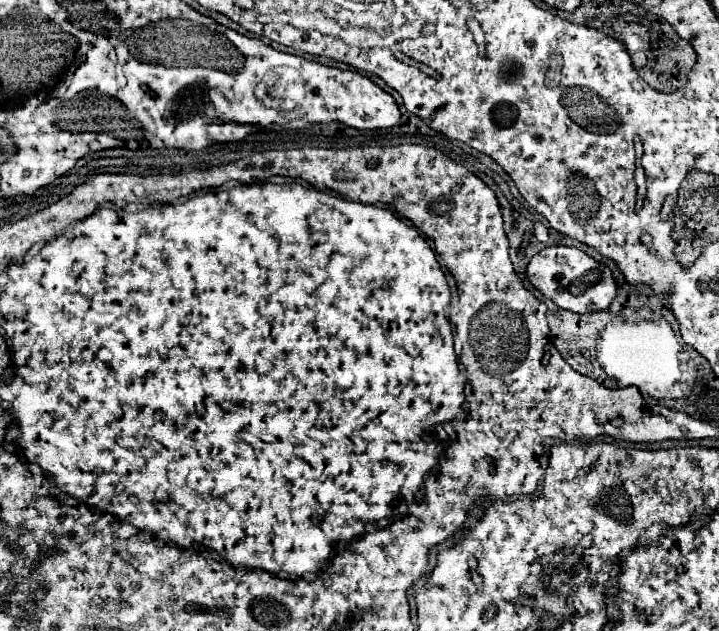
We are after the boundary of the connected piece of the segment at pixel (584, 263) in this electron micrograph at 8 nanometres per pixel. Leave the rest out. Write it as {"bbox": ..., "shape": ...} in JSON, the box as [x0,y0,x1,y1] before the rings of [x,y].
{"bbox":[526,245,618,313],"shape":[[[552,245],[542,249],[538,255],[530,259],[526,273],[530,283],[538,291],[542,291],[544,297],[554,301],[560,309],[568,309],[574,313],[604,311],[610,307],[618,291],[612,271],[606,265],[598,263],[594,257],[586,255],[584,251],[566,245]]]}

